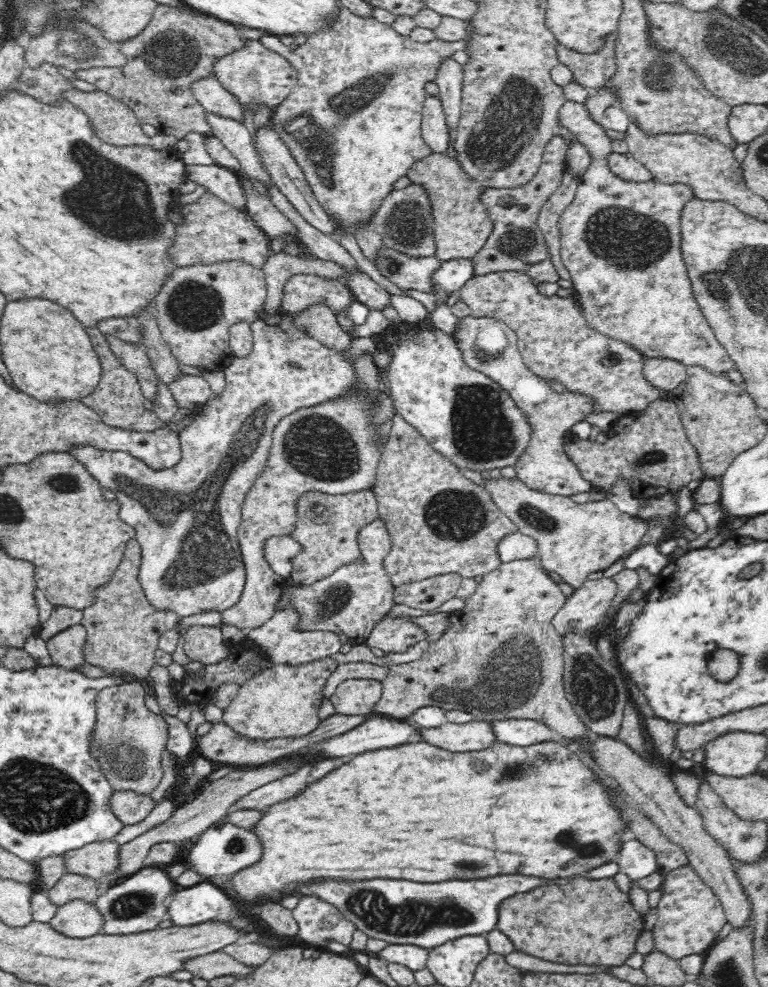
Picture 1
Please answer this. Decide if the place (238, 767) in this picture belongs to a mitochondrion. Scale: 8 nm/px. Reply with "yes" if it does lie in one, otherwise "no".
no

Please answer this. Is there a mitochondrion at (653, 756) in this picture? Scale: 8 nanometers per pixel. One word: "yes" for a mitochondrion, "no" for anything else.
no

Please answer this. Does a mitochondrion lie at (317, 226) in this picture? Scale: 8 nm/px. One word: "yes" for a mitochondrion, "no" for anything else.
no

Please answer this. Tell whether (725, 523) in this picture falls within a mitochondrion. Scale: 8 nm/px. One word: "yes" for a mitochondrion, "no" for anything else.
no

